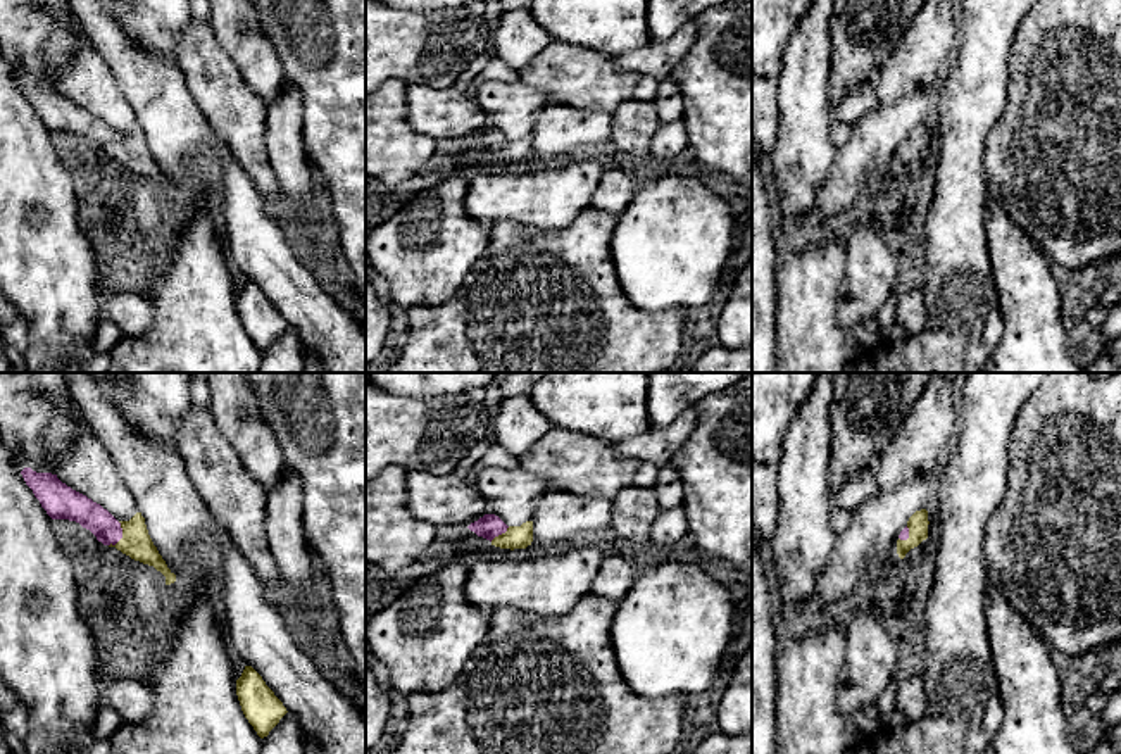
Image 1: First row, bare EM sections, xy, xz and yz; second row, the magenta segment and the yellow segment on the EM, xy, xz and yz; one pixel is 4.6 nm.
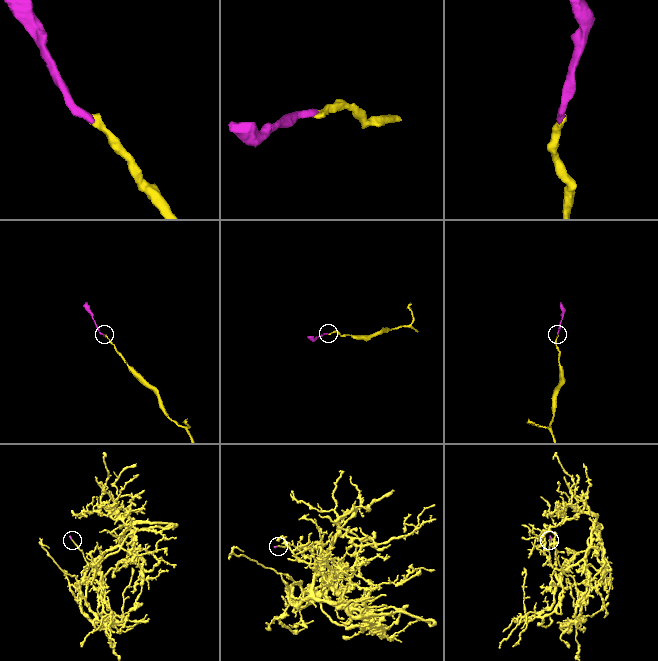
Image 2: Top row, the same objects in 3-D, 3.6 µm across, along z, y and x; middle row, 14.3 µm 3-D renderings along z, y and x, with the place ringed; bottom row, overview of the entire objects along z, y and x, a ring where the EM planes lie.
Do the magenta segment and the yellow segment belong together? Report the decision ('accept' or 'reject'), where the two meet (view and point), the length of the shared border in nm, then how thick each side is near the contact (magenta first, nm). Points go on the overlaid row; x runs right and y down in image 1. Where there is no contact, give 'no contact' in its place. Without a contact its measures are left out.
accept; contact xy (121, 535); length 130 nm; calibres 130 and 140 nm

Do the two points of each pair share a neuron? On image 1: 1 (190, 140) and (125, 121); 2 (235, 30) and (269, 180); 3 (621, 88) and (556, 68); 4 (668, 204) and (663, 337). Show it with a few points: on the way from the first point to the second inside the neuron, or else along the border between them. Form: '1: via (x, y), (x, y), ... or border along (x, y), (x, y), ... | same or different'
1: border along (119, 88), (140, 125) | different
2: border along (225, 49), (244, 81), (268, 104) | different
3: via (606, 88), (571, 75) | same
4: border along (626, 295), (645, 311), (680, 309), (683, 313) | different

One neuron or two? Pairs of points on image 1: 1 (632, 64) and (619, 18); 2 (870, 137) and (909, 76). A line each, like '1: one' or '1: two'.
1: two
2: two

